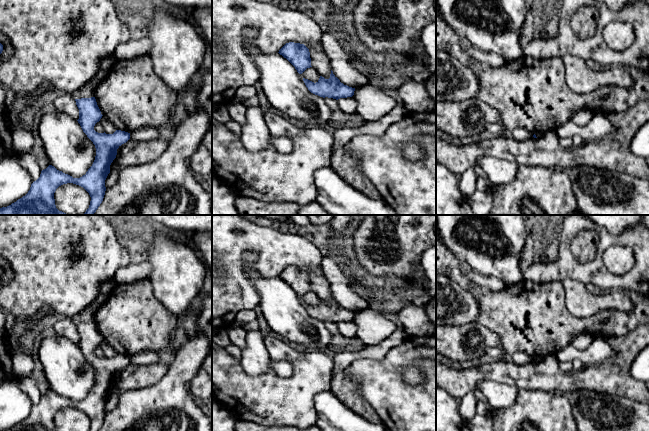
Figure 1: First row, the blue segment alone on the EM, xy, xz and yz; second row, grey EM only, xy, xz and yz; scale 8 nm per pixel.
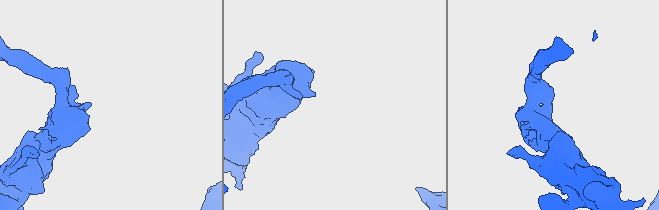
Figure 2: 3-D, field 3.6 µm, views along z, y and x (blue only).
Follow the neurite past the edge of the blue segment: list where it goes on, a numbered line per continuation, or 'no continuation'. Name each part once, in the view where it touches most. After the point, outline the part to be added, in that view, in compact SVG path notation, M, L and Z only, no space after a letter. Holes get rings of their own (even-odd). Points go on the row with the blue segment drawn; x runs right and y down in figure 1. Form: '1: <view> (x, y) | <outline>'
no continuation

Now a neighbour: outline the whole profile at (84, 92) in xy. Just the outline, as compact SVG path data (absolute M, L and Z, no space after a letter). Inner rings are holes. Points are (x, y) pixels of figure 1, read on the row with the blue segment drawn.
M83 85L79 90L71 95L74 99L91 98L95 96L94 92L87 85Z

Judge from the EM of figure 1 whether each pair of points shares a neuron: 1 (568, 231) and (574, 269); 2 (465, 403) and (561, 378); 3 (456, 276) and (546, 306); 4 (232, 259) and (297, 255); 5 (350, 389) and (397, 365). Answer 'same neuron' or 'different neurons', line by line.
1: same neuron
2: different neurons
3: same neuron
4: same neuron
5: different neurons

